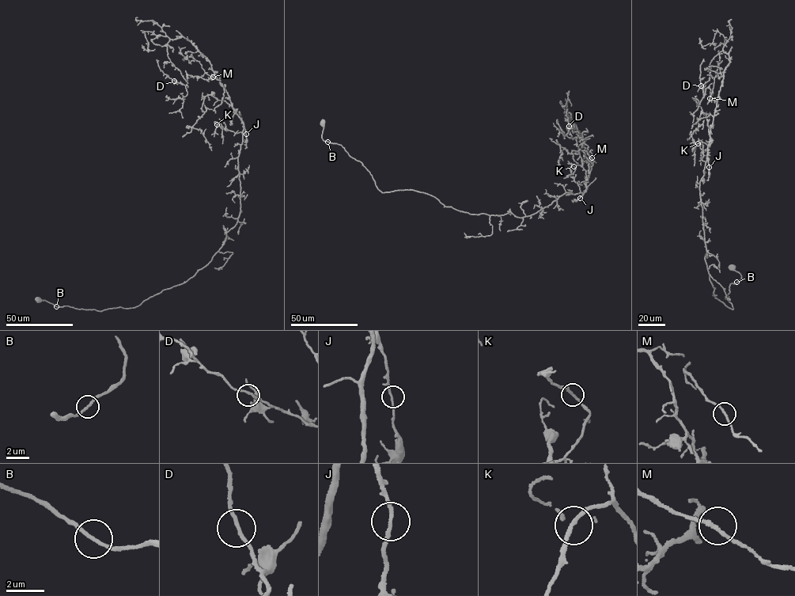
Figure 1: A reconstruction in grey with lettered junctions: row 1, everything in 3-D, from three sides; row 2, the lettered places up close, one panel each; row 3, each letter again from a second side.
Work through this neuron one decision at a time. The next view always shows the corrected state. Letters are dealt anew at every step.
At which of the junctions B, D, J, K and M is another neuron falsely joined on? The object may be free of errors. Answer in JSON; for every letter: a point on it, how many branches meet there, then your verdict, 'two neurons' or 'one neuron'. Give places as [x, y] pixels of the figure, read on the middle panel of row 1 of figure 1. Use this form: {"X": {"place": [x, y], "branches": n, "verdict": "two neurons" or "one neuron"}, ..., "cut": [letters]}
{"B": {"place": [327, 142], "branches": 2, "verdict": "one neuron"}, "D": {"place": [569, 126], "branches": 2, "verdict": "one neuron"}, "J": {"place": [580, 198], "branches": 2, "verdict": "one neuron"}, "K": {"place": [573, 166], "branches": 2, "verdict": "one neuron"}, "M": {"place": [592, 157], "branches": 2, "verdict": "one neuron"}, "cut": []}

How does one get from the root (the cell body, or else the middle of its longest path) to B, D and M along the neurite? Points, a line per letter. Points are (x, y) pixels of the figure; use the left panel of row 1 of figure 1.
B: (38, 299), (45, 300), (56, 306)
D: (38, 299), (134, 308), (185, 282), (224, 244), (240, 211), (244, 123), (216, 76), (174, 81)
M: (38, 299), (100, 311), (134, 308), (211, 260), (240, 214), (244, 123), (206, 58), (192, 53), (213, 77)

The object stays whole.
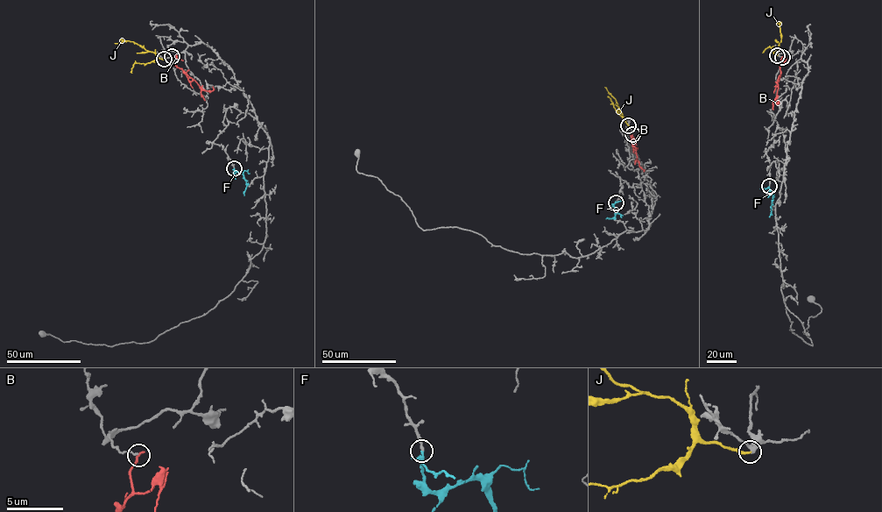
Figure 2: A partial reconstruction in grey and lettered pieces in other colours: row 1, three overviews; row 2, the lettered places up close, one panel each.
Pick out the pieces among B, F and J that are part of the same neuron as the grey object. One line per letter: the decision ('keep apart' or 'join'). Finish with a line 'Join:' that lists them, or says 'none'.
B: keep apart
F: join
J: keep apart
Join: F

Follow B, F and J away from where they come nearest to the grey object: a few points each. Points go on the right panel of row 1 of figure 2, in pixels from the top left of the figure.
B: (782, 57), (774, 98), (777, 104), (779, 100)
F: (769, 186), (773, 196), (769, 217)
J: (777, 55), (781, 38), (777, 22)

